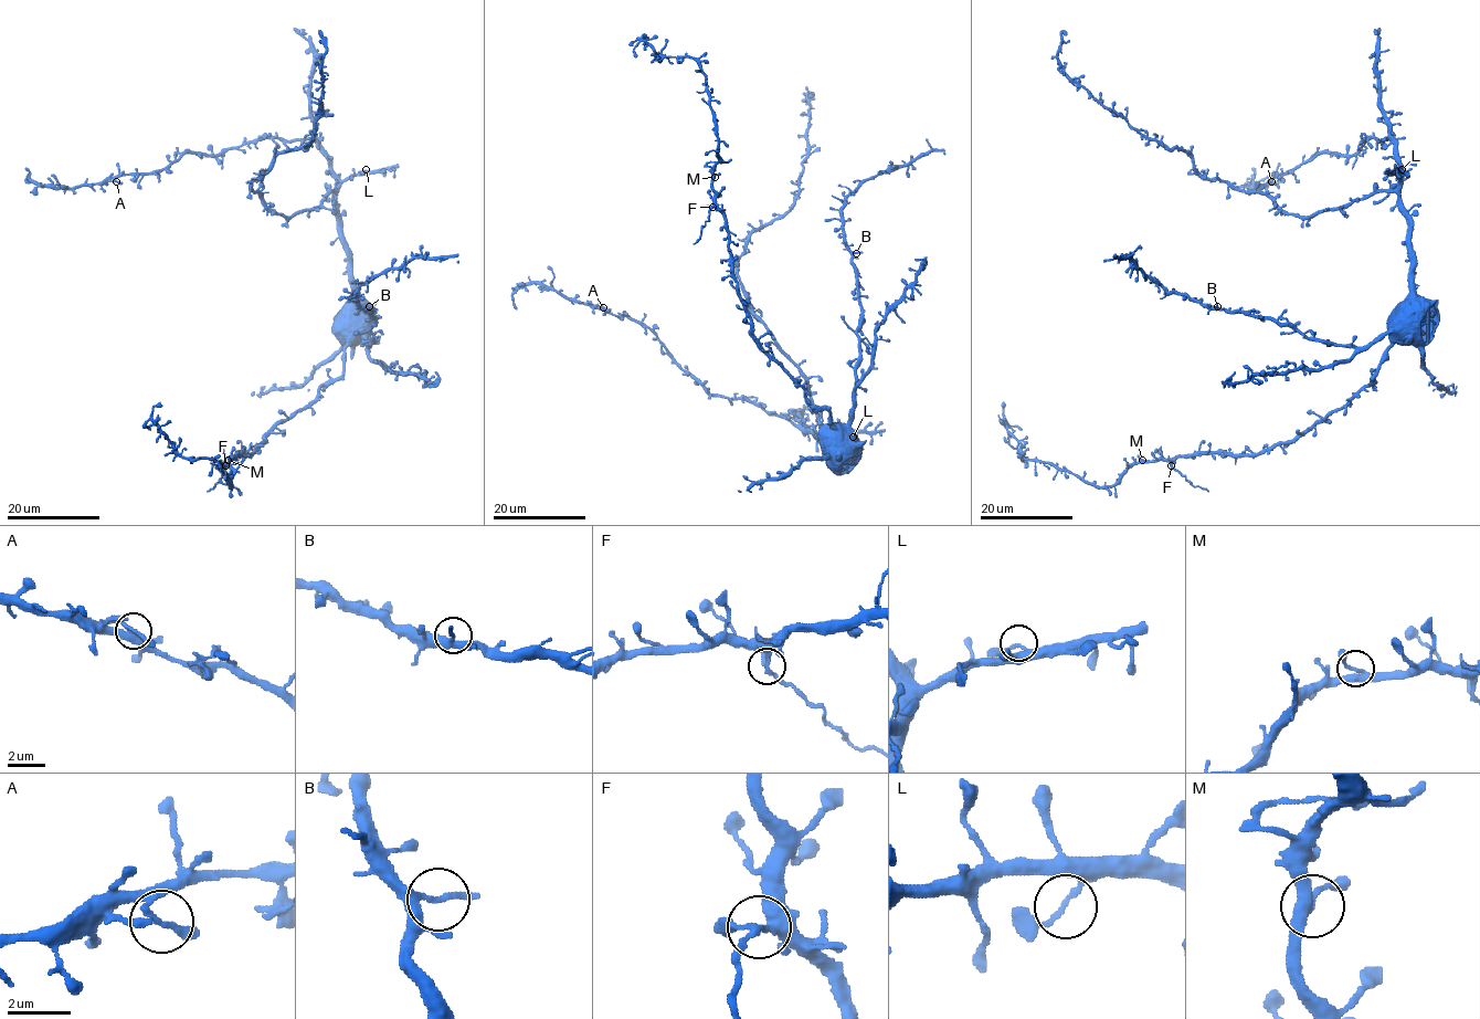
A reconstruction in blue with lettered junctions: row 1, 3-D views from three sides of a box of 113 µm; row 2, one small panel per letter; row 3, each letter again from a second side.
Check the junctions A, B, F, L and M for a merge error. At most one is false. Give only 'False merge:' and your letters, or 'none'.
False merge: F

